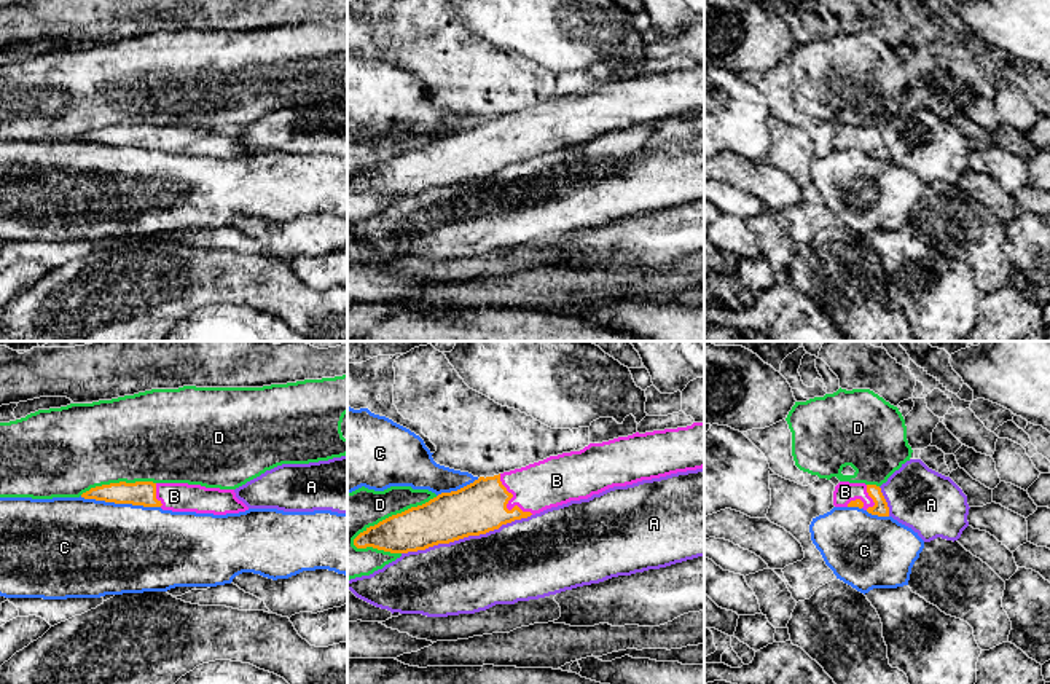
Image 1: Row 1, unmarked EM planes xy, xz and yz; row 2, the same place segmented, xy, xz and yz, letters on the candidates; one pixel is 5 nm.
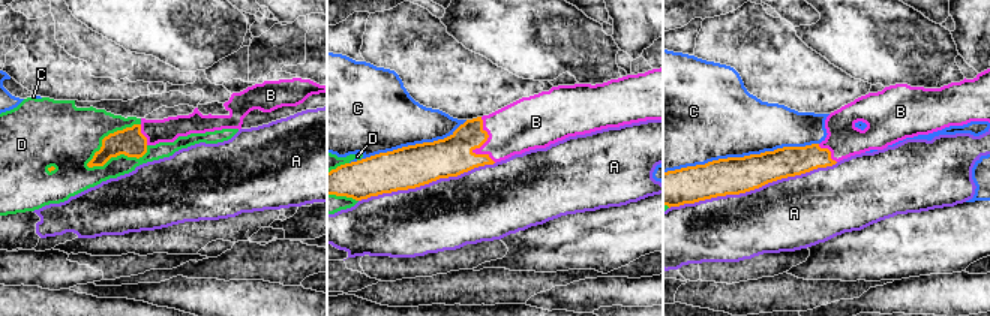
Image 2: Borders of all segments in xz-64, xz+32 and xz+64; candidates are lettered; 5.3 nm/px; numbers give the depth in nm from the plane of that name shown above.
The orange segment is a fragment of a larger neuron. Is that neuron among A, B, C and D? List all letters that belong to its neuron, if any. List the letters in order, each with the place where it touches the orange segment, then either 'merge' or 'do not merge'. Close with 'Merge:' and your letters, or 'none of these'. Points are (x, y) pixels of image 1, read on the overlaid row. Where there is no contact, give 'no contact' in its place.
A: contact xz (466, 536); do not merge
B: contact xz (507, 503); merge
C: contact xy (120, 503); do not merge
D: contact xz (392, 515); do not merge
Merge: B

